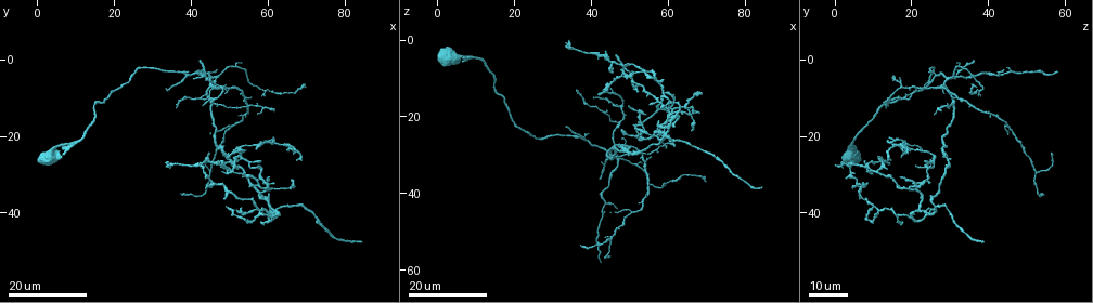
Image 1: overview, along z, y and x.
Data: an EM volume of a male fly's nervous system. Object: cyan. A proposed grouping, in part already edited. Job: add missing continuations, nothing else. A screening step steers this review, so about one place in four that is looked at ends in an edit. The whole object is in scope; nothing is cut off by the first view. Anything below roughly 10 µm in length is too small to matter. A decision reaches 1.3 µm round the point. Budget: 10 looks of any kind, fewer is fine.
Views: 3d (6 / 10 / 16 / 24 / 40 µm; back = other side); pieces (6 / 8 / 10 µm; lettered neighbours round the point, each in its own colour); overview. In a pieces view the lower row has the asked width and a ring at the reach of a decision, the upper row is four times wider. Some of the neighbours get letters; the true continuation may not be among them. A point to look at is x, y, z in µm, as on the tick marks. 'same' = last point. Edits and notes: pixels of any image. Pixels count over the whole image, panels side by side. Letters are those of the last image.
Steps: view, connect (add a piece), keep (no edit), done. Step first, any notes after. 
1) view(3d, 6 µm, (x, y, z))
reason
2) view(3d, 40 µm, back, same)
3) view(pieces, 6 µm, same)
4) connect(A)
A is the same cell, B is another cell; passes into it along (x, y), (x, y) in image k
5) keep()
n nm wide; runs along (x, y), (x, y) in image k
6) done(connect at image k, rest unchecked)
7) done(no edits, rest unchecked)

view(3d, 16 µm, (43.0, 3.5, 57.5))
tapers out

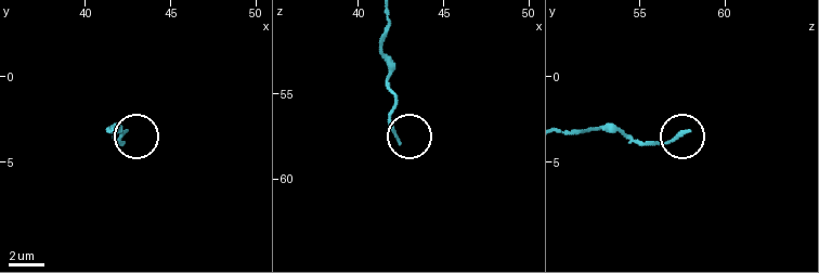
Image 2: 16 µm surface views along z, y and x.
view(pieces, 6 µm, (42.5, 3.3, 57.8))

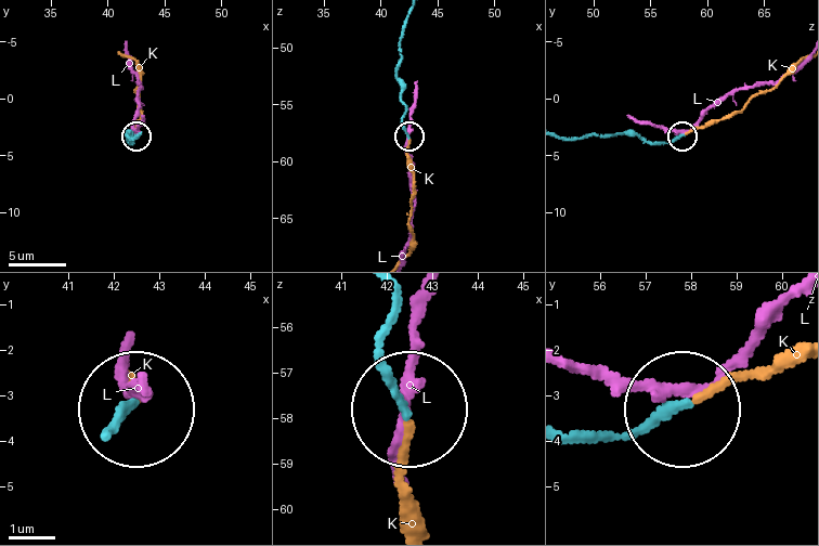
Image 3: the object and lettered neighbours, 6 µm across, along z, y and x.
connect(K)
K is the same cell, L is another cell; passes into it along (406, 105), (403, 128), (408, 140), (412, 178), (408, 254) in image 3; it goes on there

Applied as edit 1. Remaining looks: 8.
view(3d, 24 µm, (42.0, 0.5, 36.0))
an open end

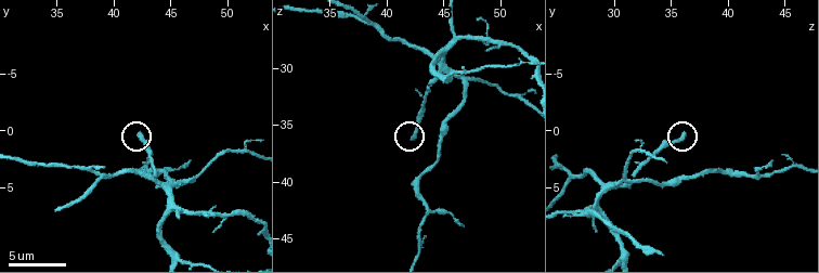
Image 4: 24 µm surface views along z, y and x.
view(3d, 6 µm, (42.2, 0.4, 36.0))
zoom in

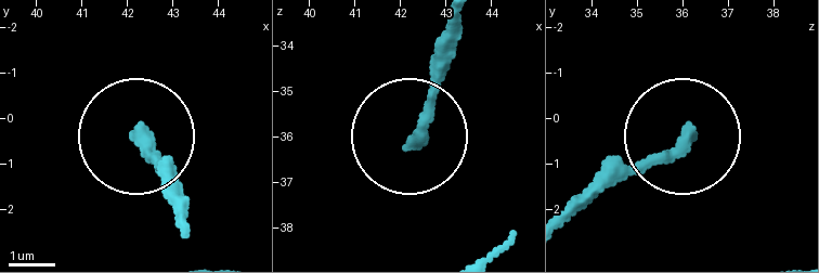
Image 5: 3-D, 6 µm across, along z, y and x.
view(pieces, 8 µm, (42.25, 0.35, 36.10))
what lies round it

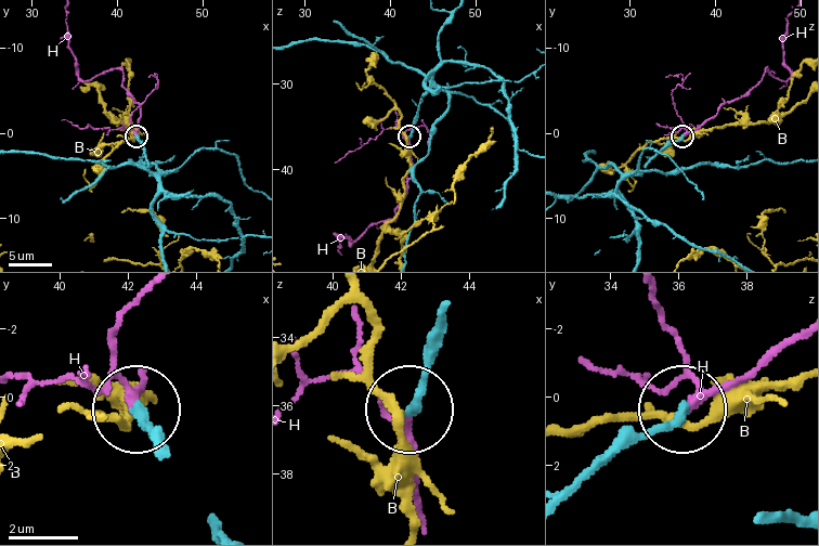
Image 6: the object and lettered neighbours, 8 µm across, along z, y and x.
connect(H)
H is the same cell, B is another cell; passes into it along (144, 153), (135, 135), (140, 109), (122, 72), (82, 79) in image 6; the cell continues

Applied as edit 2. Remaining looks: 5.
view(overview)
see it whole again

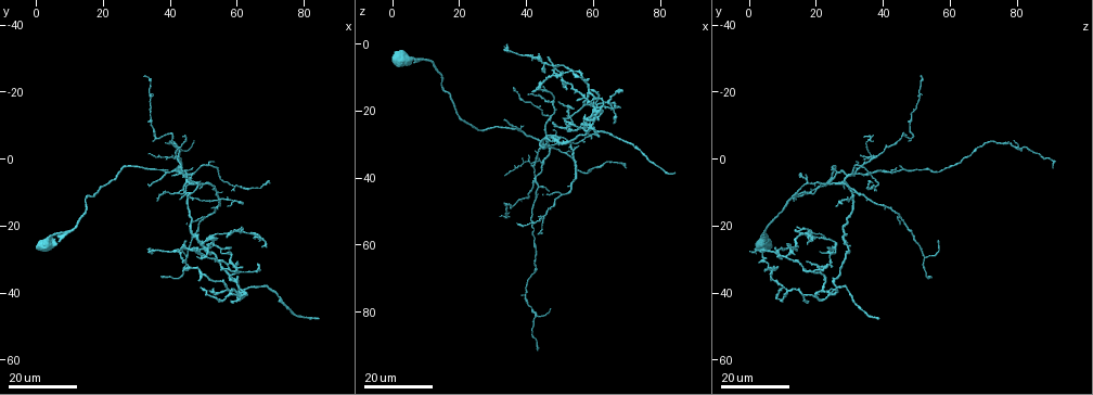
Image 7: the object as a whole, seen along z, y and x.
view(3d, 24 µm, (53.0, 38.5, 24.5))
free end

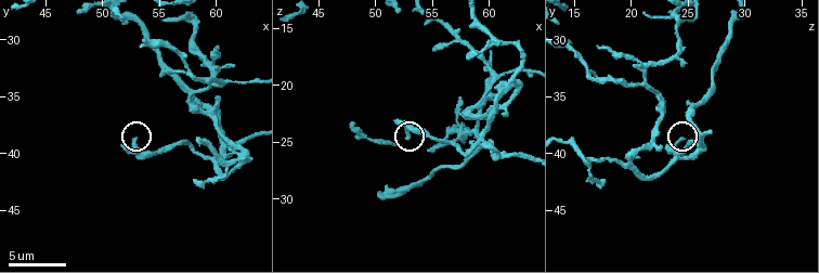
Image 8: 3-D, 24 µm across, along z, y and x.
view(pieces, 8 µm, (53.0, 38.8, 24.8))

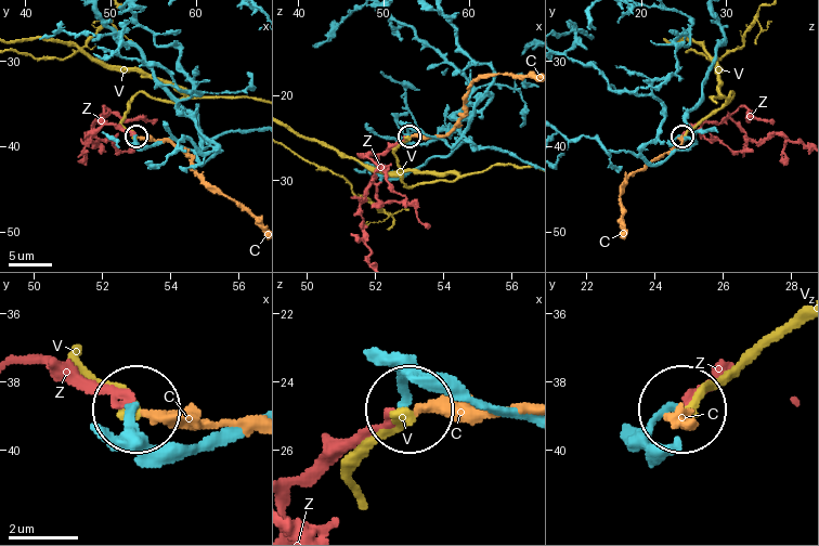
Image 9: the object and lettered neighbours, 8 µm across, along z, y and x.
connect(Z)
Z is the same cell, C and V are other cells; it goes on there

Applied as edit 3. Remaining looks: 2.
done(connect at image 3, connect at image 6, connect at image 9, rest unchecked)

